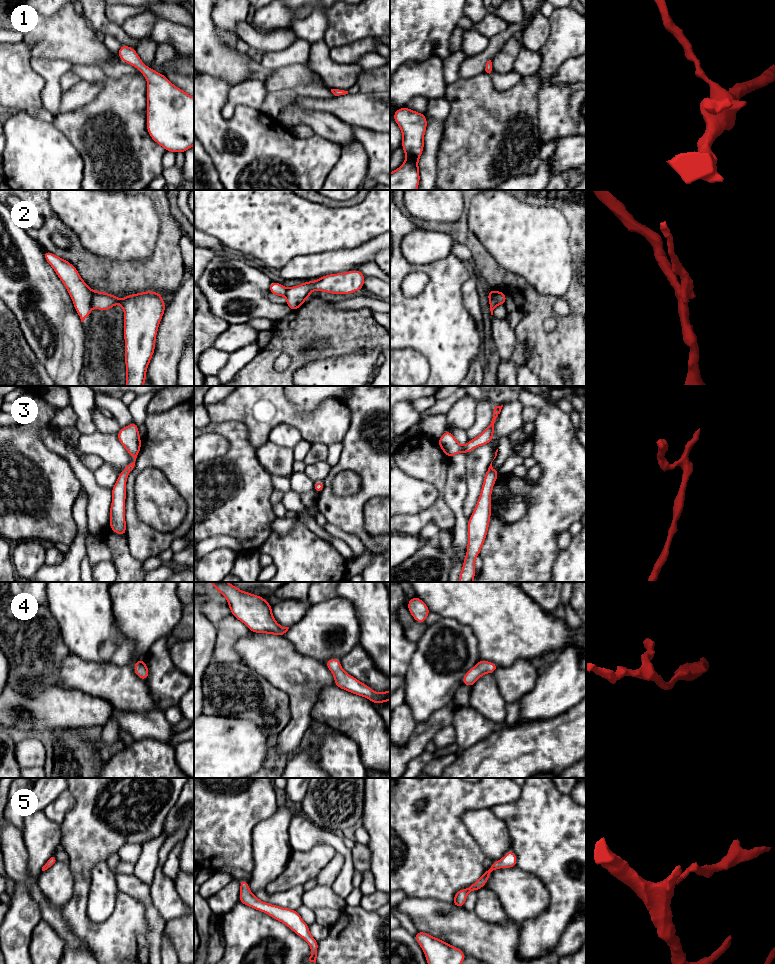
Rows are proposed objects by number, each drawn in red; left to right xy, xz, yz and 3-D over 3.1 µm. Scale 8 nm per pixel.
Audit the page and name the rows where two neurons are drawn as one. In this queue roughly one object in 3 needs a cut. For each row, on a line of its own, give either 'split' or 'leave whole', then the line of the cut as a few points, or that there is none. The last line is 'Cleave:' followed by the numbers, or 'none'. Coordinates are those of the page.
1: leave whole | no cut
2: split | xy (94, 292), (90, 305)
3: leave whole | no cut
4: leave whole | no cut
5: leave whole | no cut
Cleave: 2

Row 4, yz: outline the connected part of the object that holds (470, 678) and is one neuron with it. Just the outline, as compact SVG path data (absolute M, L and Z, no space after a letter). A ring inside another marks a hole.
M479 660L478 663L464 675L462 684L472 687L482 675L487 673L494 674L498 667L499 666L493 662Z

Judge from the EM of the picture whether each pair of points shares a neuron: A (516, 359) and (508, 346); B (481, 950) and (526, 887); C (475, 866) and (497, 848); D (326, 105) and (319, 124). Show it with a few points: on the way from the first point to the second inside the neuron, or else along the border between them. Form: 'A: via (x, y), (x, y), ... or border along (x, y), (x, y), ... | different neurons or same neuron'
A: border along (516, 340), (512, 355), (508, 359), (501, 361) | different neurons
B: border along (507, 918), (518, 924) | different neurons
C: border along (472, 836), (486, 856) | different neurons
D: border along (301, 107), (307, 110), (329, 112), (345, 122) | different neurons

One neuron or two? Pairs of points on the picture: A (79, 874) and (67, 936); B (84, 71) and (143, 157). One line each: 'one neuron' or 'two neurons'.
A: two neurons
B: one neuron

